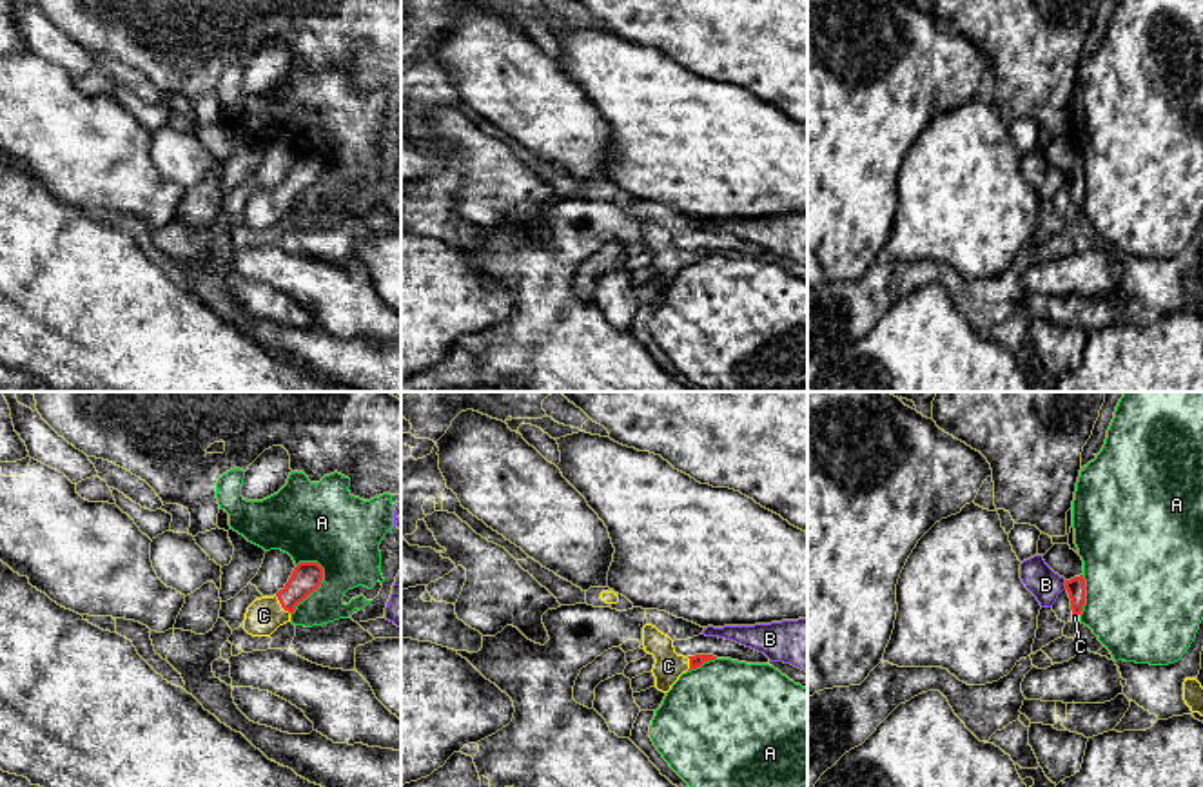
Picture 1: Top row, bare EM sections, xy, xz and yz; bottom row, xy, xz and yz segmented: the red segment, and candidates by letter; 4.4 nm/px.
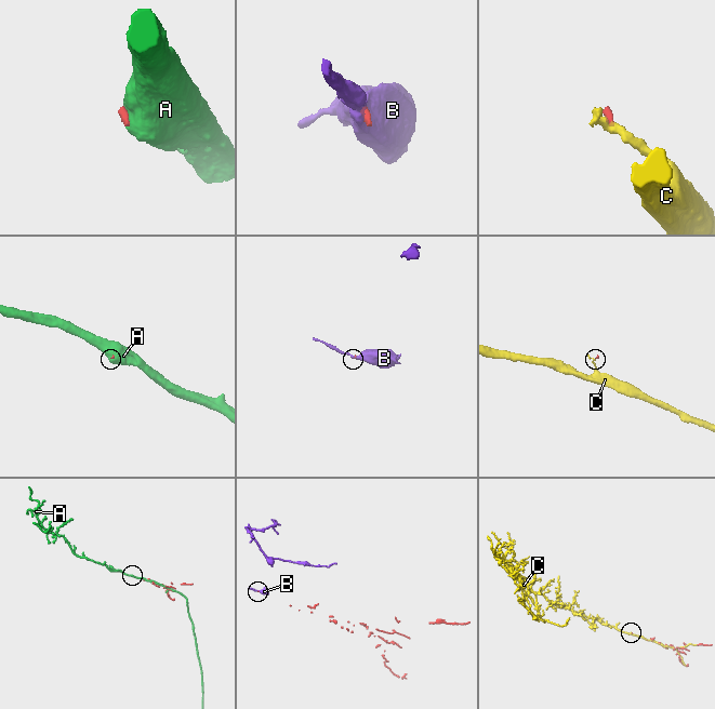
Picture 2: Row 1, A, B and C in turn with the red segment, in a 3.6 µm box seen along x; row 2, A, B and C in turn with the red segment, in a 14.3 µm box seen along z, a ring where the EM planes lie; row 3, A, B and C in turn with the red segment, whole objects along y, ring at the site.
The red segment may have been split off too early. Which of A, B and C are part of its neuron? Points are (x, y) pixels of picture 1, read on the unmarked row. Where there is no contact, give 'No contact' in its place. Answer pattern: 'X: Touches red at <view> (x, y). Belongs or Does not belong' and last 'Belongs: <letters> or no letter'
A: Touches red at xy (314, 184). Does not belong
B: Touches red at yz (1066, 178). Does not belong
C: Touches red at xy (282, 200). Belongs
Belongs: C

